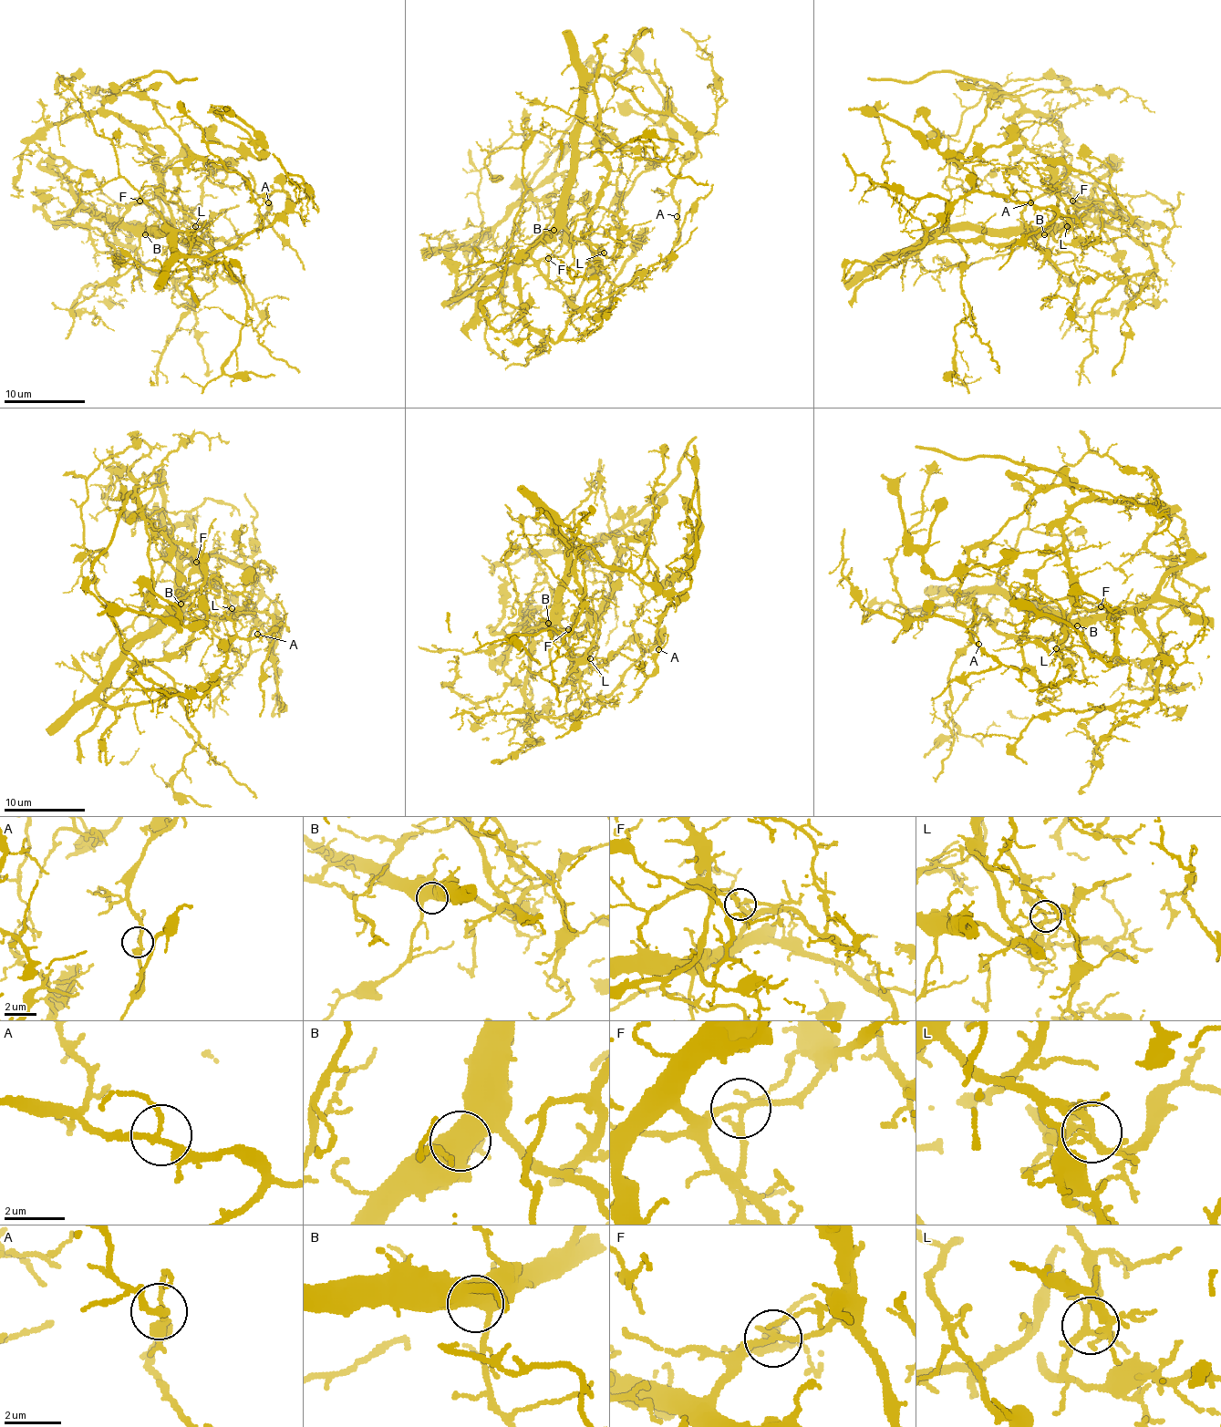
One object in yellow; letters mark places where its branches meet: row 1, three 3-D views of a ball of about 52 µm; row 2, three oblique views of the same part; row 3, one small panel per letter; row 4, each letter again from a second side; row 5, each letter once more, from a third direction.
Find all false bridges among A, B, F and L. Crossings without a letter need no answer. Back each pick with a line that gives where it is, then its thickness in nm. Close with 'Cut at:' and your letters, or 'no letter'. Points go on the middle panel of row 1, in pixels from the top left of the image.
F: (548, 258) | 180 nm
Cut at: F

